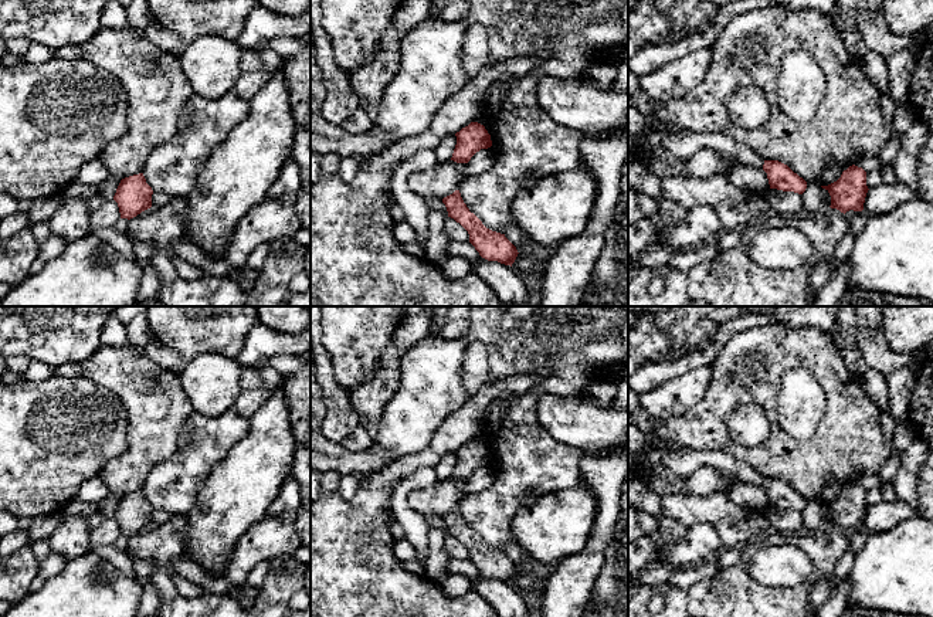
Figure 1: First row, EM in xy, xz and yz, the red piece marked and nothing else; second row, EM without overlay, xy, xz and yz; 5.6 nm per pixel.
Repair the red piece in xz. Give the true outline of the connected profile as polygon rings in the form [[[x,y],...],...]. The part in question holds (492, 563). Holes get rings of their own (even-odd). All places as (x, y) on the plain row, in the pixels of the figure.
[[[459,508],[444,515],[442,521],[447,525],[448,535],[454,536],[468,549],[469,560],[482,576],[512,584],[519,572],[516,565],[505,555],[505,552],[486,546],[482,539],[469,529]]]

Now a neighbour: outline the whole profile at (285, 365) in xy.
[[[311,352],[303,355],[281,355],[257,363],[257,367],[272,367],[282,377],[299,372],[311,360]]]

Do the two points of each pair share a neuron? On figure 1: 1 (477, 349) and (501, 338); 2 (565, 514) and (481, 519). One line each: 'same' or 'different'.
1: different
2: different

